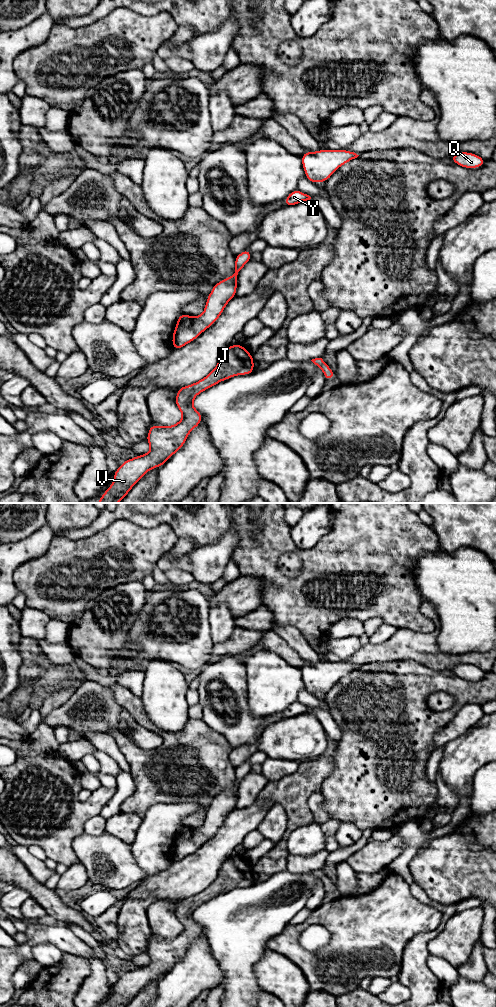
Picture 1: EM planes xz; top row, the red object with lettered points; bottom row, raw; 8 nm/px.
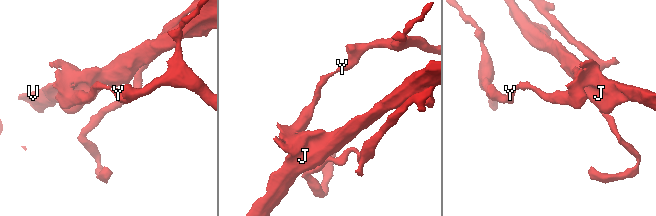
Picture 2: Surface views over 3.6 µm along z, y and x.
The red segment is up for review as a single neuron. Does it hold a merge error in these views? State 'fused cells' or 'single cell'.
fused cells

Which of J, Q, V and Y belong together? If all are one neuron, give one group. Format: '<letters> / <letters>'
J V / Q Y

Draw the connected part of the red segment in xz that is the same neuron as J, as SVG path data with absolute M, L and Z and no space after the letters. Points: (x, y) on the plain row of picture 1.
M242 856L227 859L220 867L217 878L206 889L178 901L175 915L183 930L173 938L151 936L146 950L150 963L125 972L114 984L112 997L103 1007L127 1007L149 982L162 979L183 959L189 945L202 934L201 925L193 919L193 912L198 906L223 892L253 884L253 867Z

